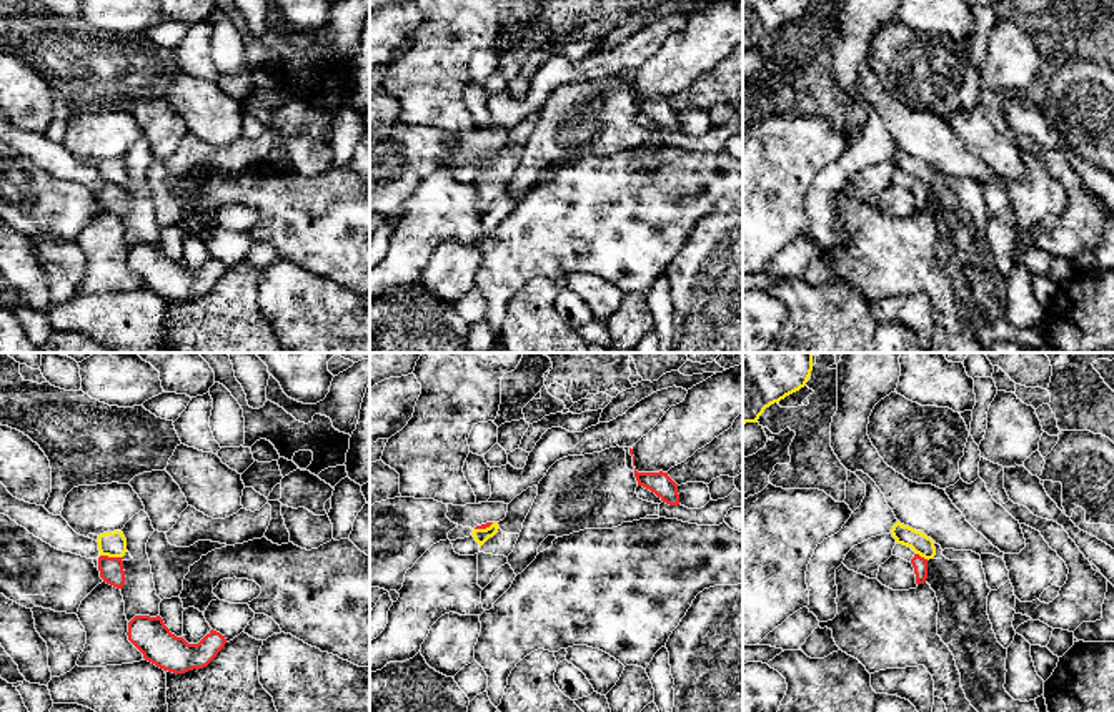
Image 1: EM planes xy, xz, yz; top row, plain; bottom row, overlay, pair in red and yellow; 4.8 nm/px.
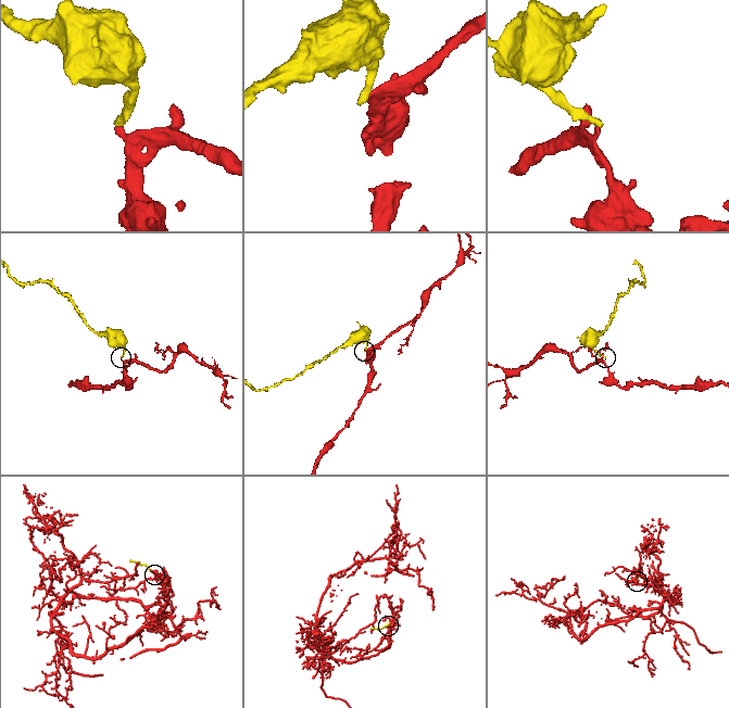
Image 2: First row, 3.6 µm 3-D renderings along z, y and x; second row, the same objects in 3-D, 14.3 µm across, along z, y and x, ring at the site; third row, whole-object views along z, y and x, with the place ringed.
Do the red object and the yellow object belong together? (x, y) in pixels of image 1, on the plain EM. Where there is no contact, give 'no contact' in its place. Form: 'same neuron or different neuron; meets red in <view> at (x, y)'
different neuron; meets red in xy at (110, 185)

